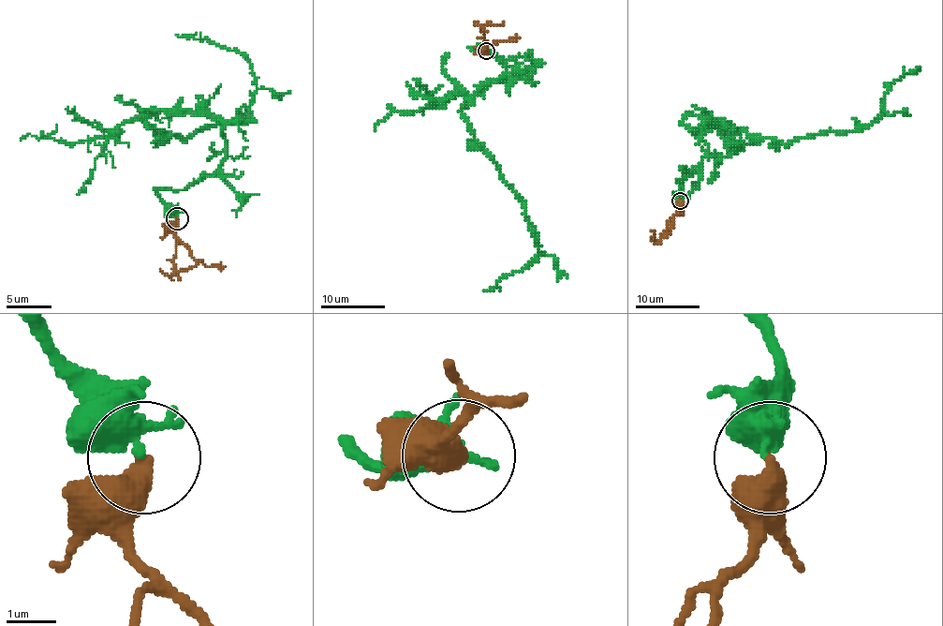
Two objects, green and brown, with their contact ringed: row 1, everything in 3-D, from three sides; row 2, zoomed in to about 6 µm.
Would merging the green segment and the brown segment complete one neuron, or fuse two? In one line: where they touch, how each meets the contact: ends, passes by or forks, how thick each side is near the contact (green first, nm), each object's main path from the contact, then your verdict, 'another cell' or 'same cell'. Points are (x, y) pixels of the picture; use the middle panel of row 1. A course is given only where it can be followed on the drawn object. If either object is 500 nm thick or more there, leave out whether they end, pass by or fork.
at (486, 51); 280 nm thick on the green side, 500 nm on the other; green runs (486, 50), (472, 50), (520, 79), (518, 68), (488, 81), (463, 115), (523, 201), (542, 255), (484, 291); brown runs (486, 52), (483, 37), (484, 23), (504, 22); another cell

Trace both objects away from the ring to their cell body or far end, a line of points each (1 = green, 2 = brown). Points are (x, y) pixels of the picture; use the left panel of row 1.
1: (178, 219), (157, 192), (218, 168), (223, 125), (144, 120), (189, 138), (257, 91), (239, 52), (176, 35)
2: (178, 219), (173, 273), (202, 260)

